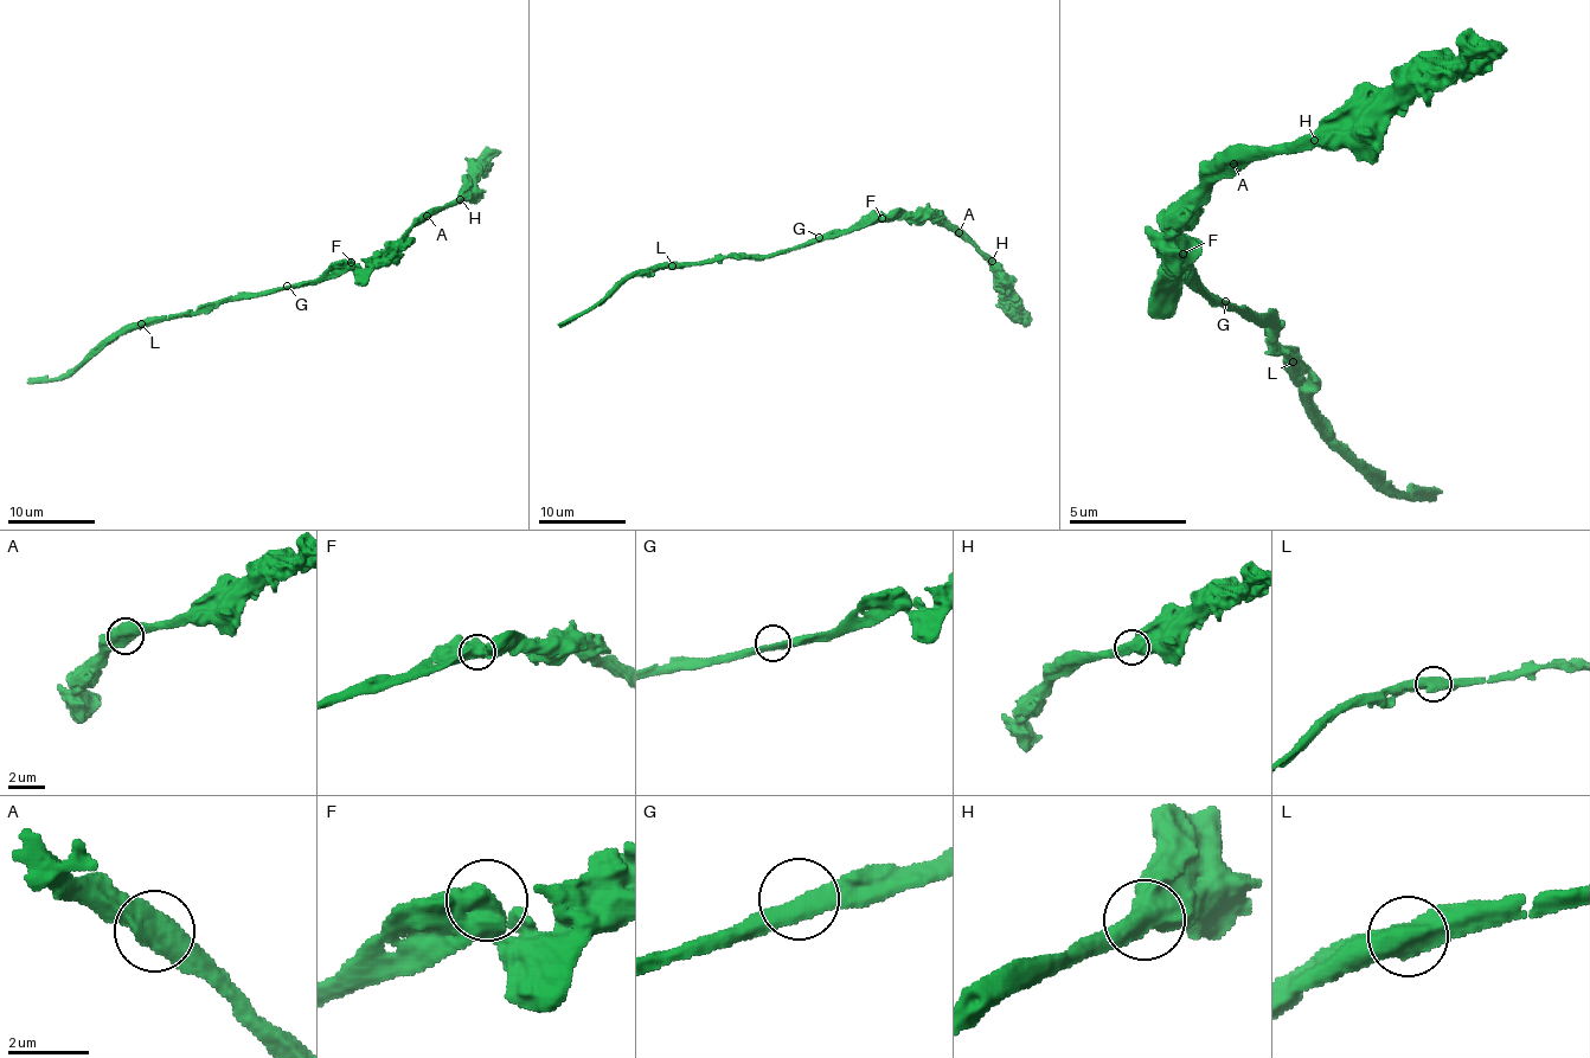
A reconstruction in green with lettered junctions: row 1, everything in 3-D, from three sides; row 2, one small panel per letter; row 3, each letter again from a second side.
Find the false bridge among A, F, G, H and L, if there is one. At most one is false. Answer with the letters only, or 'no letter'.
no letter

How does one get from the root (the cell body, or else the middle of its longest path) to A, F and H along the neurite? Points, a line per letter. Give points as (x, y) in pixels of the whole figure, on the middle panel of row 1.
A: (821, 239), (853, 232), (876, 219), (930, 213), (959, 232)
F: (821, 239), (853, 232), (882, 218)
H: (821, 239), (853, 232), (876, 219), (930, 213), (963, 235), (992, 261)

